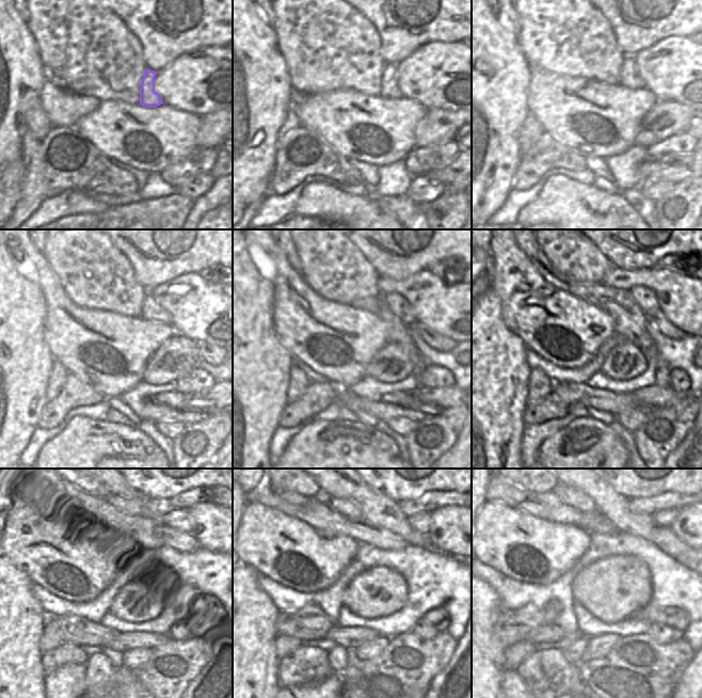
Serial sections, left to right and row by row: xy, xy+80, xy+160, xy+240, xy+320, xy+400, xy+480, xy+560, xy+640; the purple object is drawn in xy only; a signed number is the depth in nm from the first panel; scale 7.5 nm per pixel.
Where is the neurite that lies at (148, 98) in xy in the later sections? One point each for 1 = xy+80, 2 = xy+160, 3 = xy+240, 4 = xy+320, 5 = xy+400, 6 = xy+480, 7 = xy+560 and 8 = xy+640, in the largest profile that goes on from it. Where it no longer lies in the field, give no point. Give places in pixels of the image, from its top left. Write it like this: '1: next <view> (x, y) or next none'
1: next xy+80 (389, 90)
2: next xy+160 (629, 77)
3: next xy+240 (152, 311)
4: next xy+320 (399, 305)
5: next xy+400 (647, 300)
6: next xy+480 (175, 523)
7: next xy+560 (420, 522)
8: next xy+640 (665, 517)

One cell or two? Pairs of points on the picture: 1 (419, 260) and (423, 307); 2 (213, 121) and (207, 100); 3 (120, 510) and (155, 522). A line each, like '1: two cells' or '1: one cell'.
1: two cells
2: two cells
3: one cell

